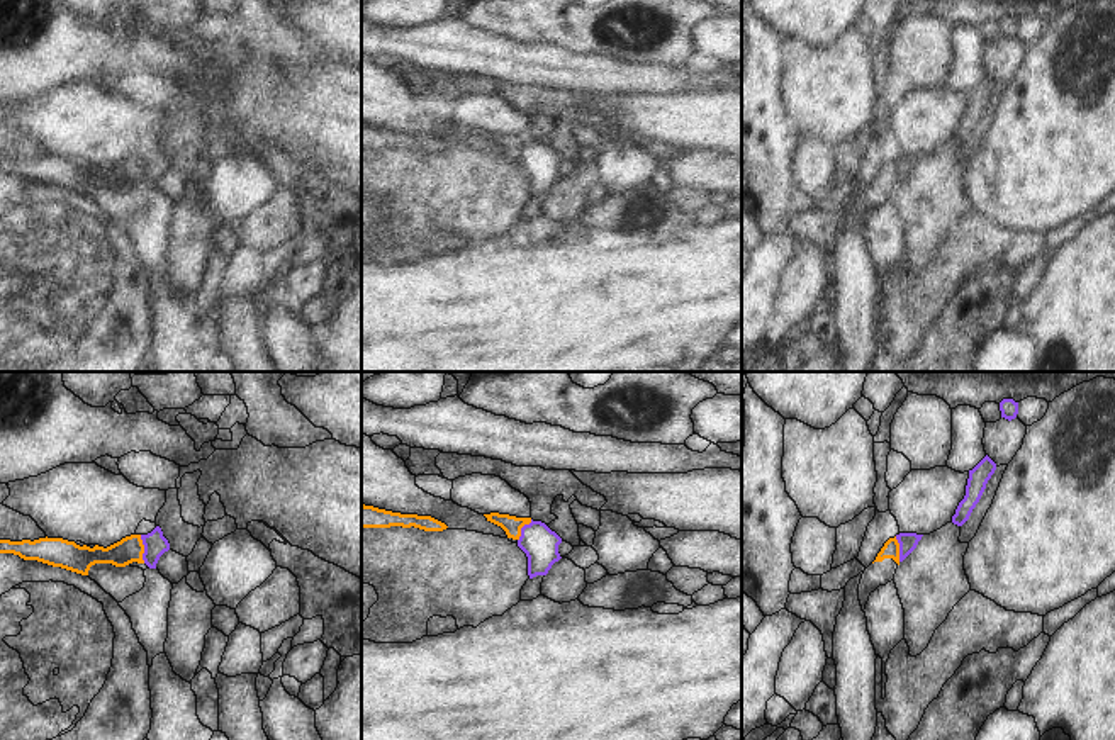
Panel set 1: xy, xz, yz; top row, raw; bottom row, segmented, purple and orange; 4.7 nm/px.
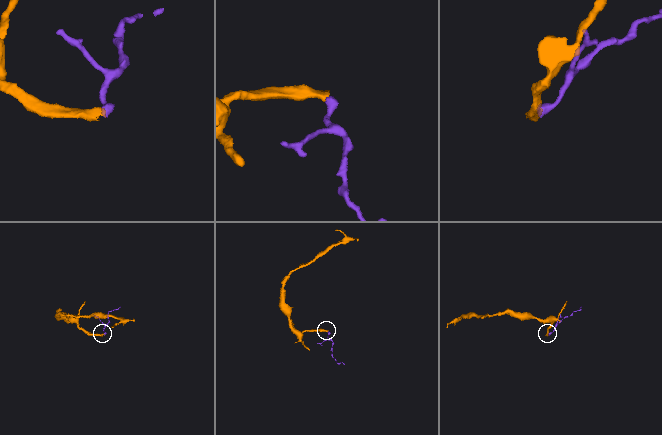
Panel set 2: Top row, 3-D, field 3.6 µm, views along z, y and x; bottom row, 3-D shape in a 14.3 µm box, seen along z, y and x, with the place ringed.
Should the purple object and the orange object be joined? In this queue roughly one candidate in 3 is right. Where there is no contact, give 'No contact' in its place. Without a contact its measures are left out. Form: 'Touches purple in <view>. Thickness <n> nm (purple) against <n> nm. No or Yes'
Touches purple in xy. Thickness 110 nm (purple) against 120 nm. No

